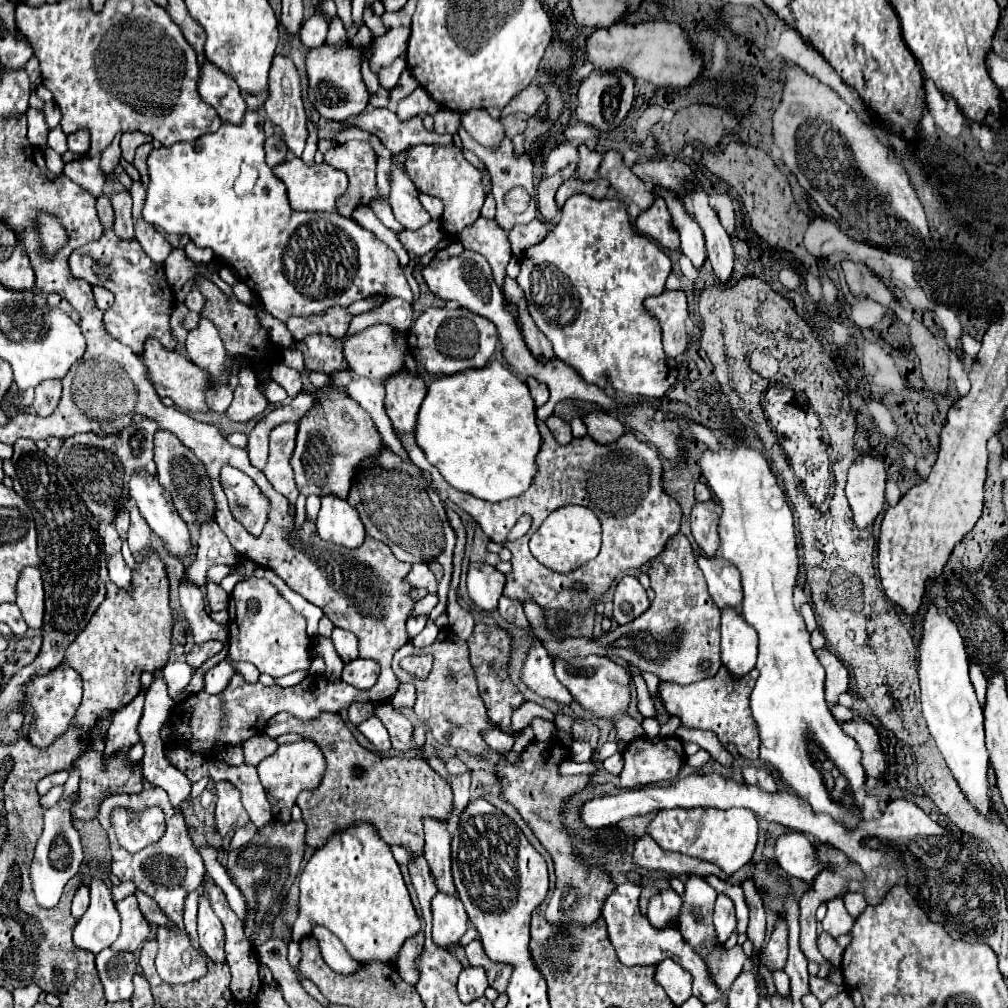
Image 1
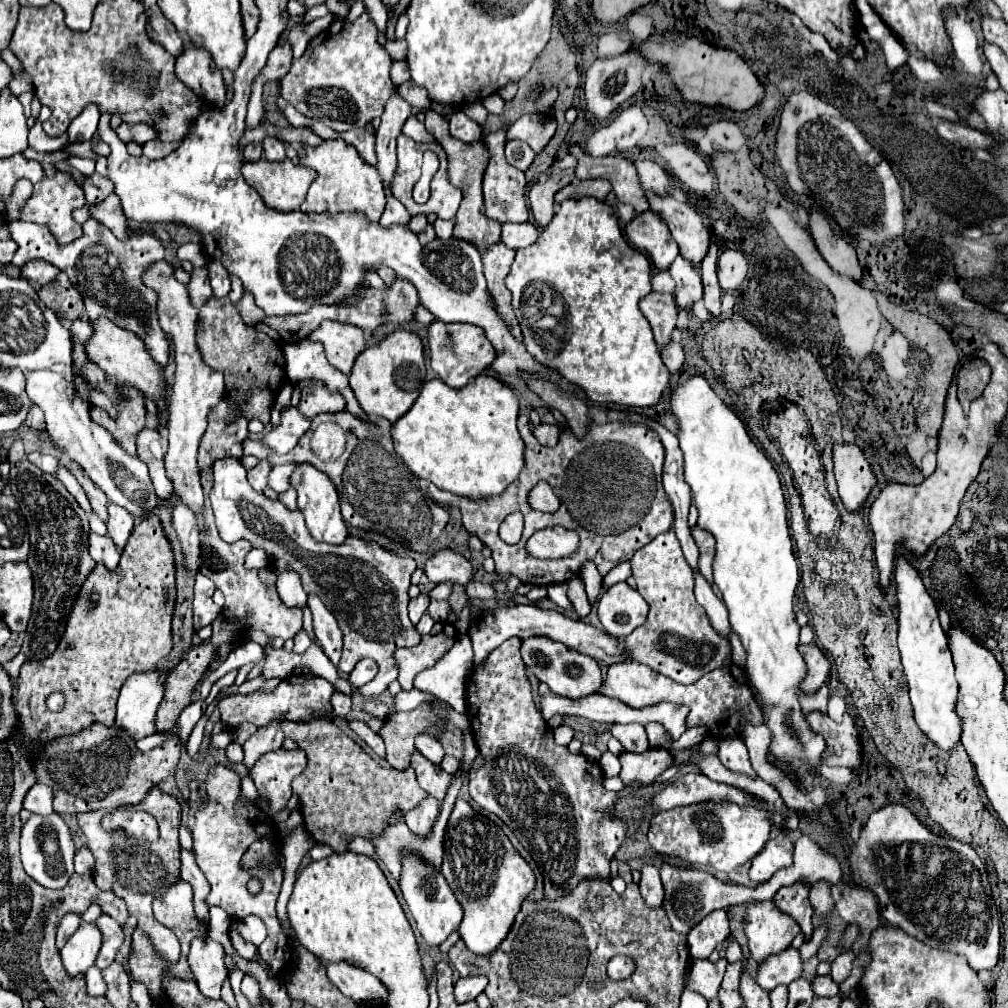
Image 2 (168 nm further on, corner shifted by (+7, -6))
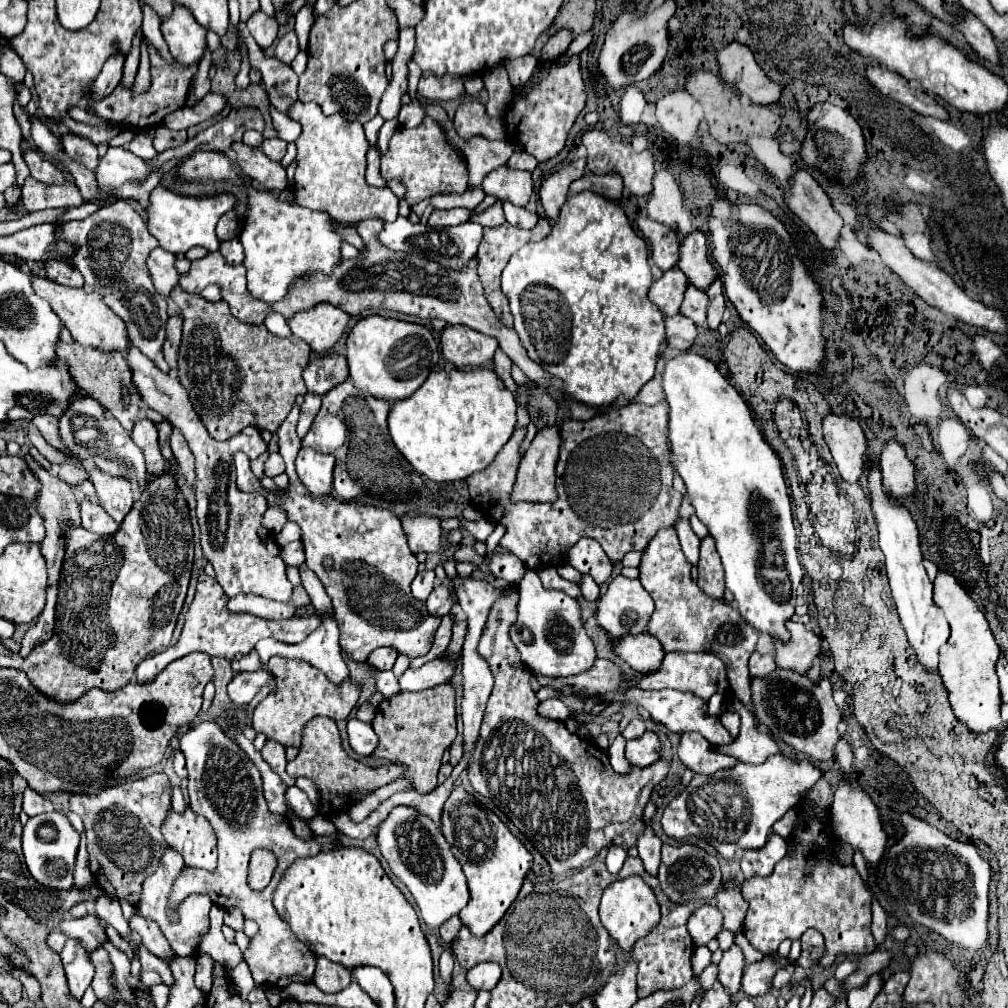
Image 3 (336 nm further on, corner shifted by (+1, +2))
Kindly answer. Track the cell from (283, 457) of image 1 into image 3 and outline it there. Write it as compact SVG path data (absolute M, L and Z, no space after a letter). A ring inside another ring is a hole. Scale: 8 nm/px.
M306 394L304 396L304 404L300 406L300 418L298 418L298 426L296 426L298 436L306 436L314 416L318 414L318 410L320 410L320 396Z

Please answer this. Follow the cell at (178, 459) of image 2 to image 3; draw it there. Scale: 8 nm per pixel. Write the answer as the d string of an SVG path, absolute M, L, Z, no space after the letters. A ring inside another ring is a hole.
M162 248L152 250L146 260L156 292L162 296L170 296L172 290L180 286L180 272L174 266L174 262L176 262L176 254L170 254L168 250L162 250Z

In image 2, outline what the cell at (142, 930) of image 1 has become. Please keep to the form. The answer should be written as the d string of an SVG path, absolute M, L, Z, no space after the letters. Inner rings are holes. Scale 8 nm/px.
M102 914L94 924L102 932L102 948L96 958L96 966L100 966L100 970L102 970L114 962L114 956L122 944L122 928L114 918L110 918L106 914Z

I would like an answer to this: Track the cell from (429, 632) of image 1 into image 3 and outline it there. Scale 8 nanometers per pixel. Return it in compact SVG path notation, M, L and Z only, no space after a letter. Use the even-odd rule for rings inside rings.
M436 586L426 600L426 606L432 616L446 616L452 608L452 596L448 586Z

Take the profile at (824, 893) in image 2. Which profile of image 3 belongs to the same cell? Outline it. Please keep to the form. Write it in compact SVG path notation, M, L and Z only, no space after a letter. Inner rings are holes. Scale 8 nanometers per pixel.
M818 780L814 784L814 788L806 794L806 802L802 802L798 806L798 824L792 832L790 840L790 850L794 848L794 858L786 856L782 862L778 862L778 866L774 868L774 872L766 878L752 878L746 880L742 886L742 896L746 898L746 902L750 904L746 920L744 920L744 936L748 938L748 942L760 950L762 954L766 952L774 952L782 940L790 938L790 940L798 940L808 928L816 928L818 932L824 934L826 938L826 954L822 956L820 964L822 966L830 966L838 954L868 954L876 948L876 942L872 938L870 932L870 924L872 924L872 910L870 910L870 892L866 890L860 874L856 872L854 866L840 866L834 860L834 840L832 834L828 832L826 824L816 820L812 816L812 802L820 804L822 808L830 808L832 802L832 788L828 786L826 780Z

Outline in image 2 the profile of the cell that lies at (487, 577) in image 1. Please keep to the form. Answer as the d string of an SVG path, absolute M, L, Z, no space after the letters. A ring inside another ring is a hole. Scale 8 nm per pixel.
M438 550L426 564L424 572L428 580L440 584L440 582L454 582L454 584L468 584L472 580L472 564L456 550Z

